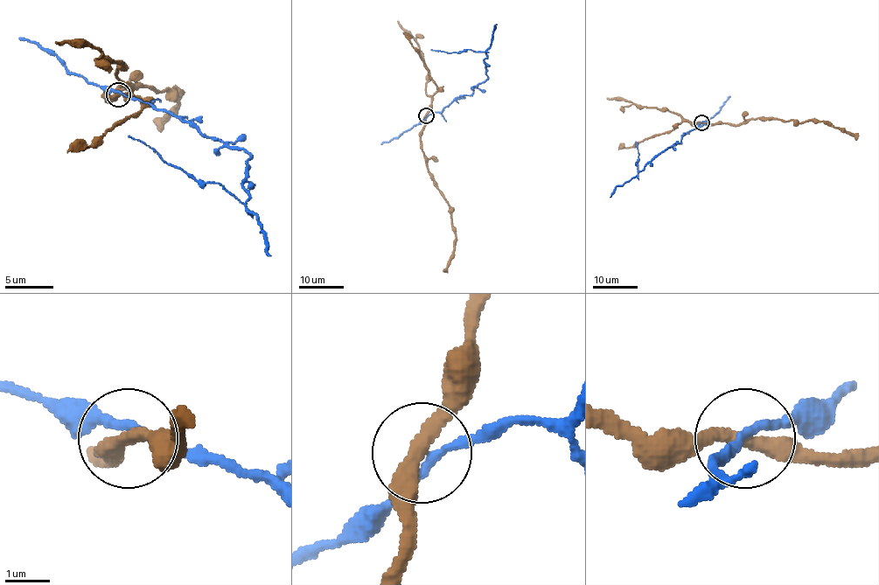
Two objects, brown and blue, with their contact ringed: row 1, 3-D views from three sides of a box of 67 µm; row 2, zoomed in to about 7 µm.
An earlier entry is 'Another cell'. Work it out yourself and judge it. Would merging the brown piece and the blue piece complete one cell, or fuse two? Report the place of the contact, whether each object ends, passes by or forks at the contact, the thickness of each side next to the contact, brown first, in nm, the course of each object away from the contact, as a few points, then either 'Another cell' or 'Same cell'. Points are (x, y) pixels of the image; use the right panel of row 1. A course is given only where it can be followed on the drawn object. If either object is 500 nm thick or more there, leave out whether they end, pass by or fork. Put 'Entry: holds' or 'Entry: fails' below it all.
Place: (701, 122). At the ring brown passes by. At the ring blue passes by. Thickness 340 nm (brown) against 180 nm. Course of brown: (701, 122), (735, 124), (761, 118), (800, 122), (817, 121), (829, 121), (853, 134), (858, 133). Course of blue: (701, 121), (682, 137), (681, 142), (666, 147), (638, 172), (635, 163), (638, 155), (635, 142). Another cell
Entry: holds

